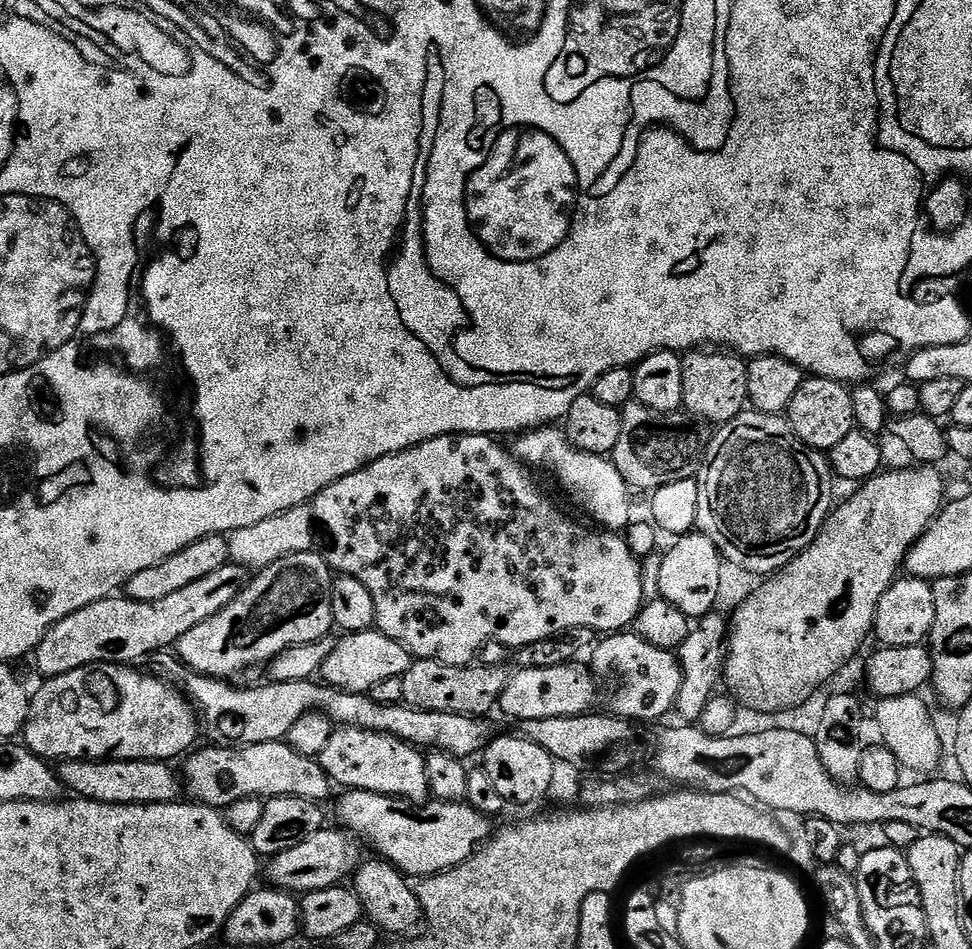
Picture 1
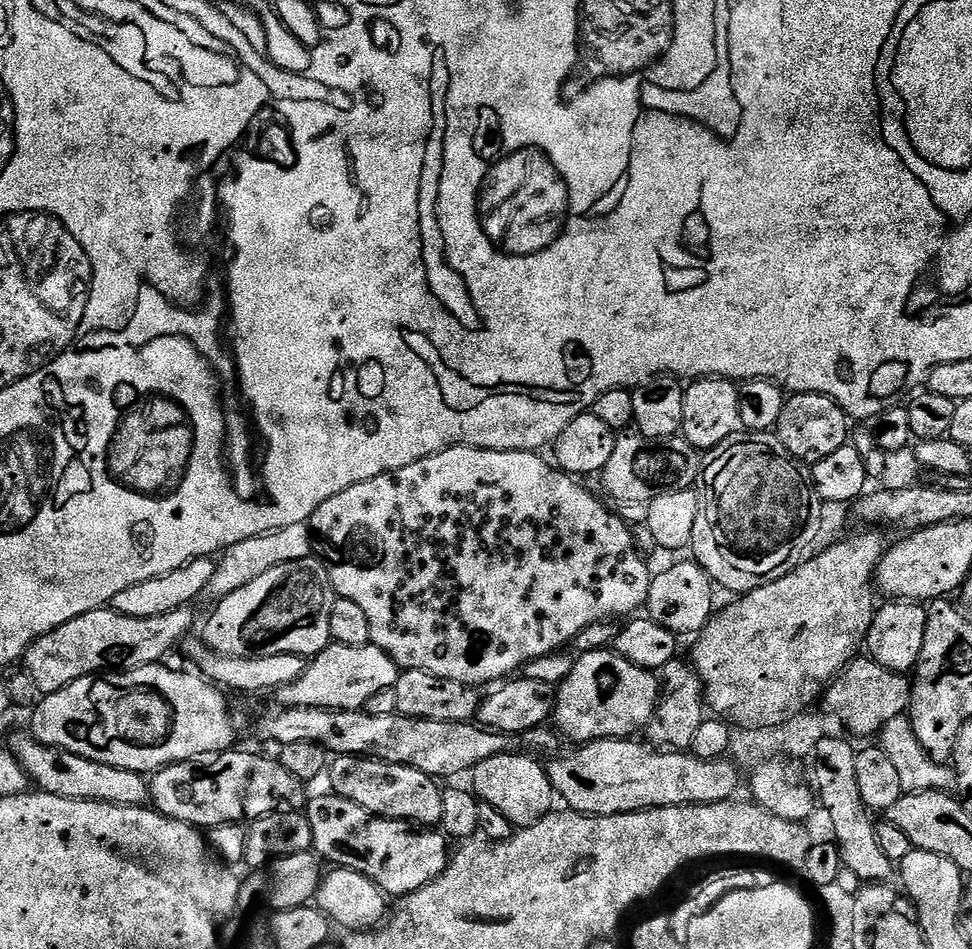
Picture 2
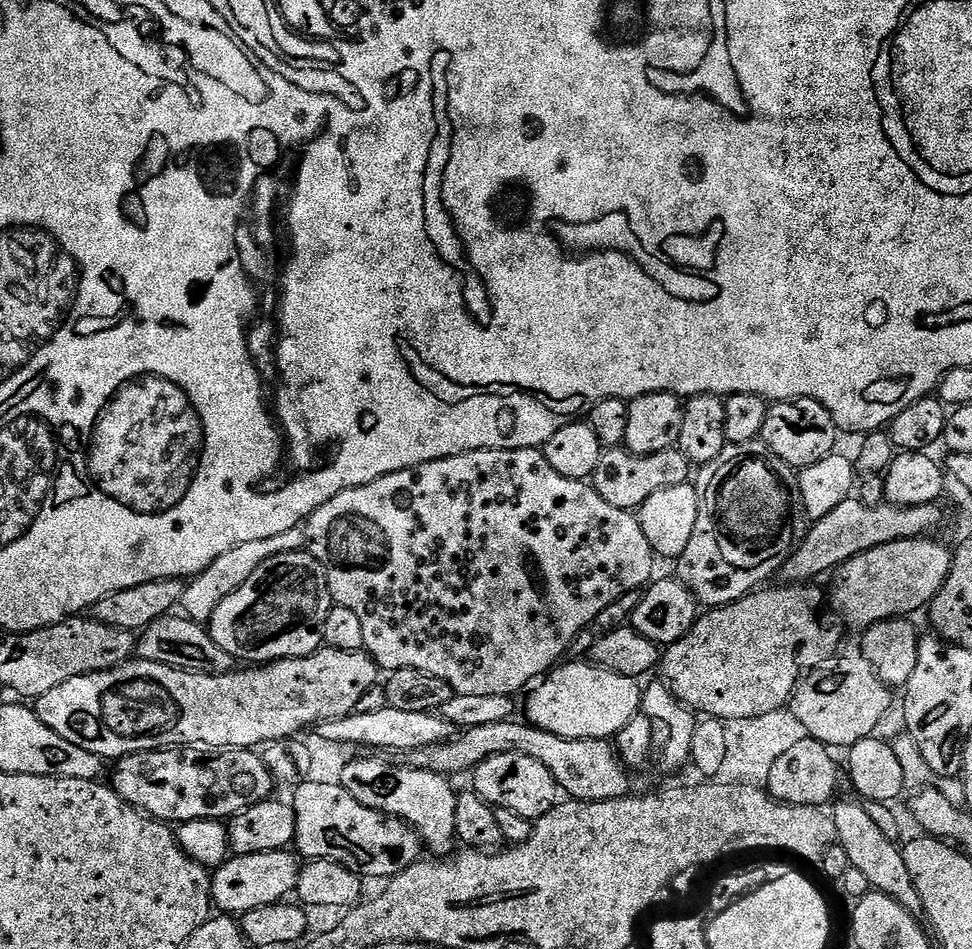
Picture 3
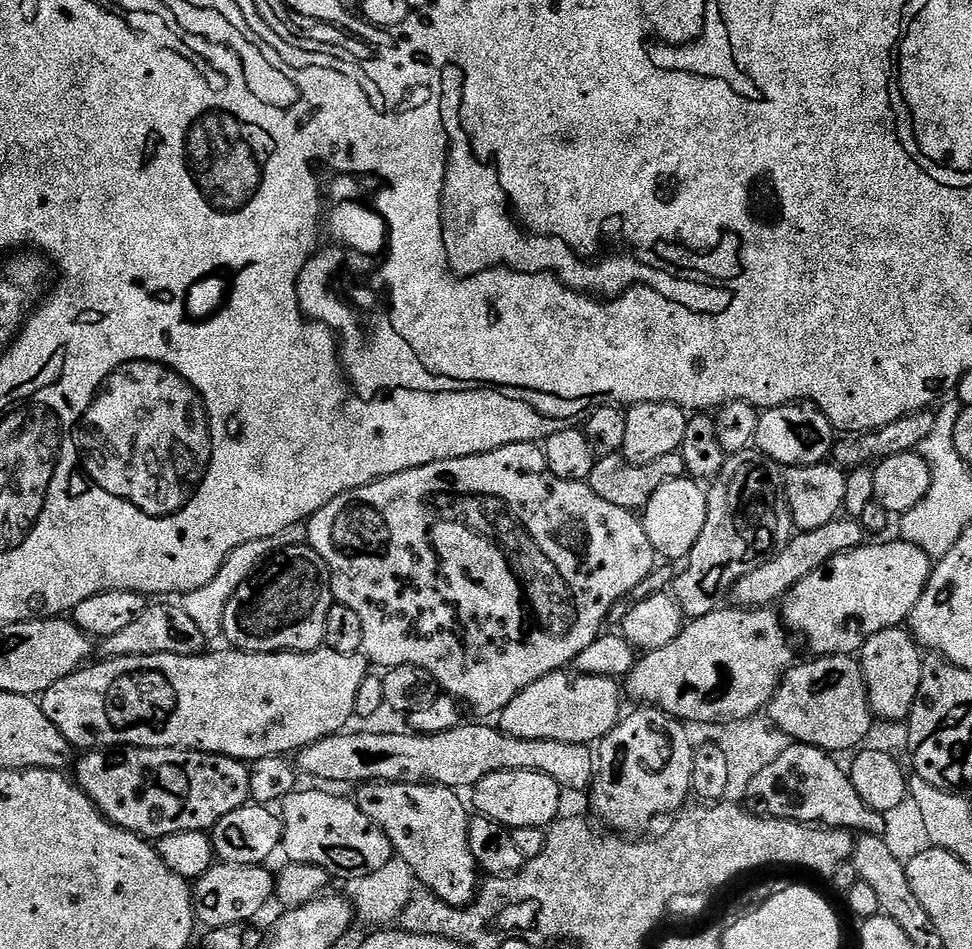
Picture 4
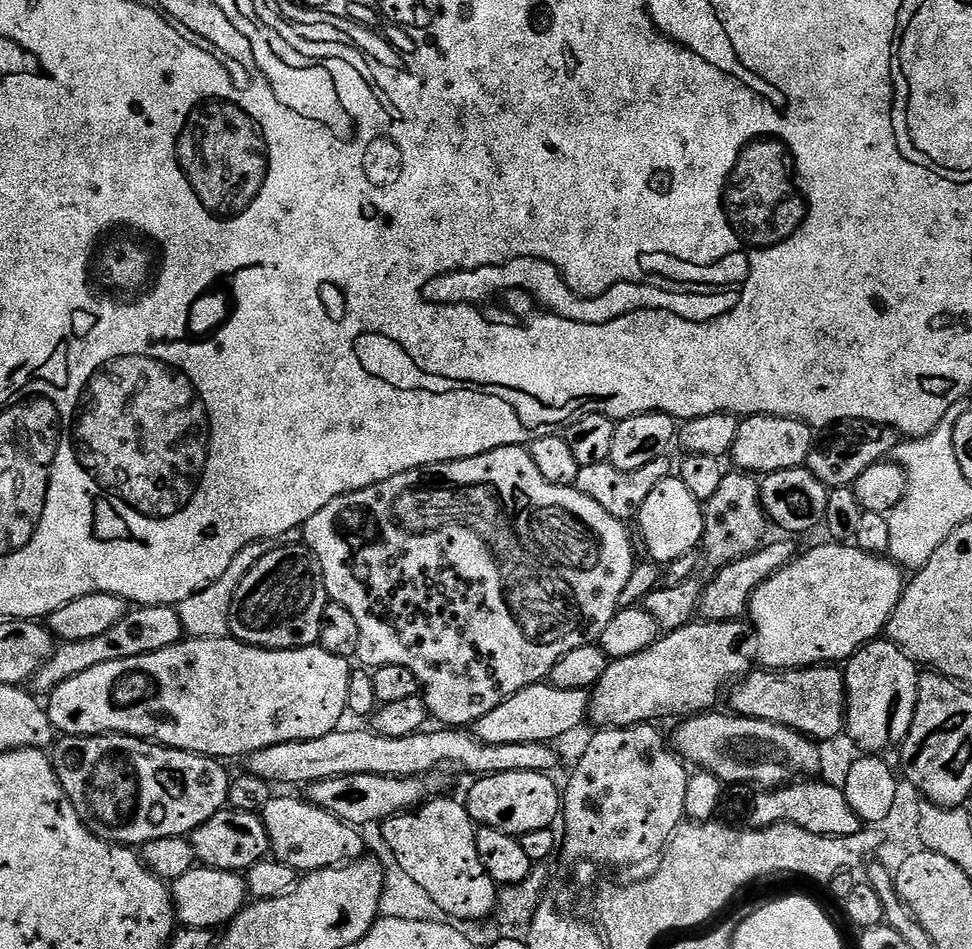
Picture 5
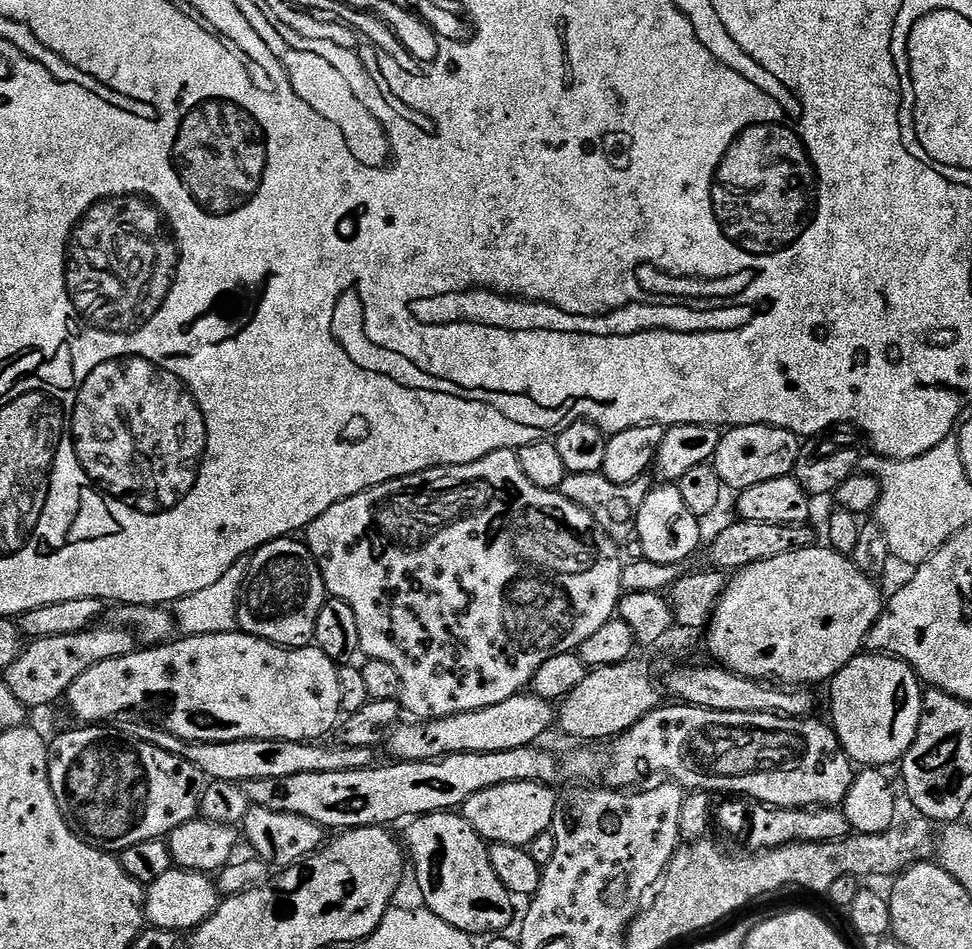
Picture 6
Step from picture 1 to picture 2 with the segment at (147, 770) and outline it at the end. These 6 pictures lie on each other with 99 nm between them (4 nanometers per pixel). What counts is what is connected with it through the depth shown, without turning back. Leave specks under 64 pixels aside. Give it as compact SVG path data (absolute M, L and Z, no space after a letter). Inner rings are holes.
M27 731L11 733L10 751L29 781L39 791L58 794L62 798L78 798L79 800L102 800L111 804L143 805L149 799L148 783L138 772L127 772L124 768L106 766L102 762L94 762L82 758L62 748L51 748L36 741L35 736Z

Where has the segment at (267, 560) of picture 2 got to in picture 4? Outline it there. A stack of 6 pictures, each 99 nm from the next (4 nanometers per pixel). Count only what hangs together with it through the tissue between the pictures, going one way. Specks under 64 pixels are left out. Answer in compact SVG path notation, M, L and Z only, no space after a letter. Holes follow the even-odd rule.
M295 524L286 530L278 530L278 534L274 534L270 538L258 538L254 542L246 542L242 546L238 546L238 550L234 550L224 559L218 574L214 574L214 578L210 578L210 582L206 582L206 586L198 586L198 590L183 593L182 607L186 610L186 615L198 626L198 630L202 630L205 638L219 637L224 631L226 606L230 606L230 598L234 598L238 586L251 580L257 569L281 548L305 543L307 539L307 527L304 524Z

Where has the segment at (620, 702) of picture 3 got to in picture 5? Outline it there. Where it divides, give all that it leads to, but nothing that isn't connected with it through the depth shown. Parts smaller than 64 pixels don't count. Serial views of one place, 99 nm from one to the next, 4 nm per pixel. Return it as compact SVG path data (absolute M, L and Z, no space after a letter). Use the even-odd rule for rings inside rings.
M550 682L531 684L506 698L490 714L474 725L474 734L483 744L509 744L510 742L538 742L548 744L567 732L572 732L583 720L589 719L589 693L585 690L558 690Z

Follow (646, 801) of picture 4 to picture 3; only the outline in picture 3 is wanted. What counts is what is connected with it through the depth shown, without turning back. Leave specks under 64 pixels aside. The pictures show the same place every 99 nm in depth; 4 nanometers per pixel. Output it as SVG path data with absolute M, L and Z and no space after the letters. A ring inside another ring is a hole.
M657 678L649 688L645 687L640 701L640 712L634 714L631 722L615 737L614 747L625 768L636 772L653 772L656 776L668 776L692 759L692 739L698 723L697 717L681 704L663 679Z

